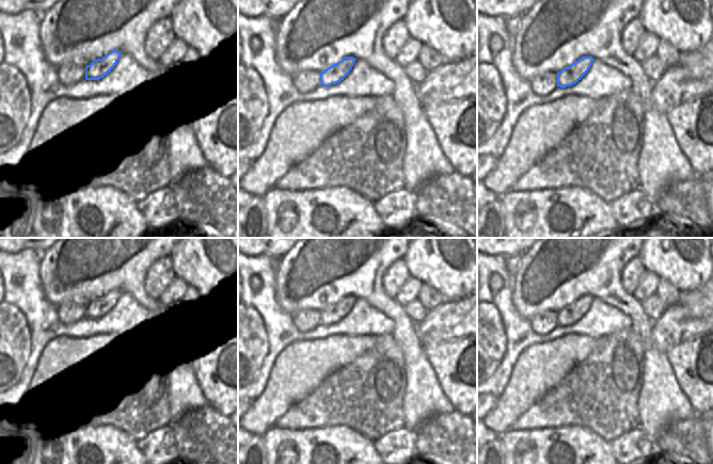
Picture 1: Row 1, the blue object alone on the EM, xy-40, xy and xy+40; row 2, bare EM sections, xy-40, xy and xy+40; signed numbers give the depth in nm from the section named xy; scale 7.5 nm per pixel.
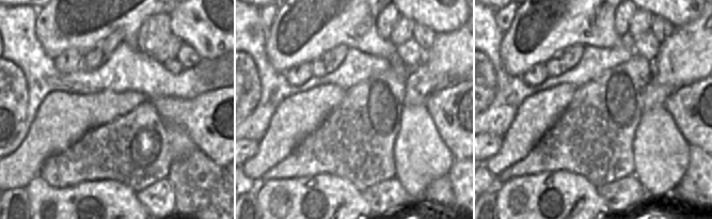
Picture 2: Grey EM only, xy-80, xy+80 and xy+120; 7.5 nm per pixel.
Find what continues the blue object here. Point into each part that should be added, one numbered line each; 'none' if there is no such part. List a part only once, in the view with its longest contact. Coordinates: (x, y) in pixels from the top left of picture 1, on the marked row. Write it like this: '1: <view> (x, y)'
none

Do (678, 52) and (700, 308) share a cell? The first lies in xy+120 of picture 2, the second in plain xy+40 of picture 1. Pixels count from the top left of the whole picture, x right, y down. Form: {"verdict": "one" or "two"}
{"verdict": "one"}

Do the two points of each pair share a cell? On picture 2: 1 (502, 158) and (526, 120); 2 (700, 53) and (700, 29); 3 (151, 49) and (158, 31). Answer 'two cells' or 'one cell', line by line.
1: one cell
2: one cell
3: one cell

